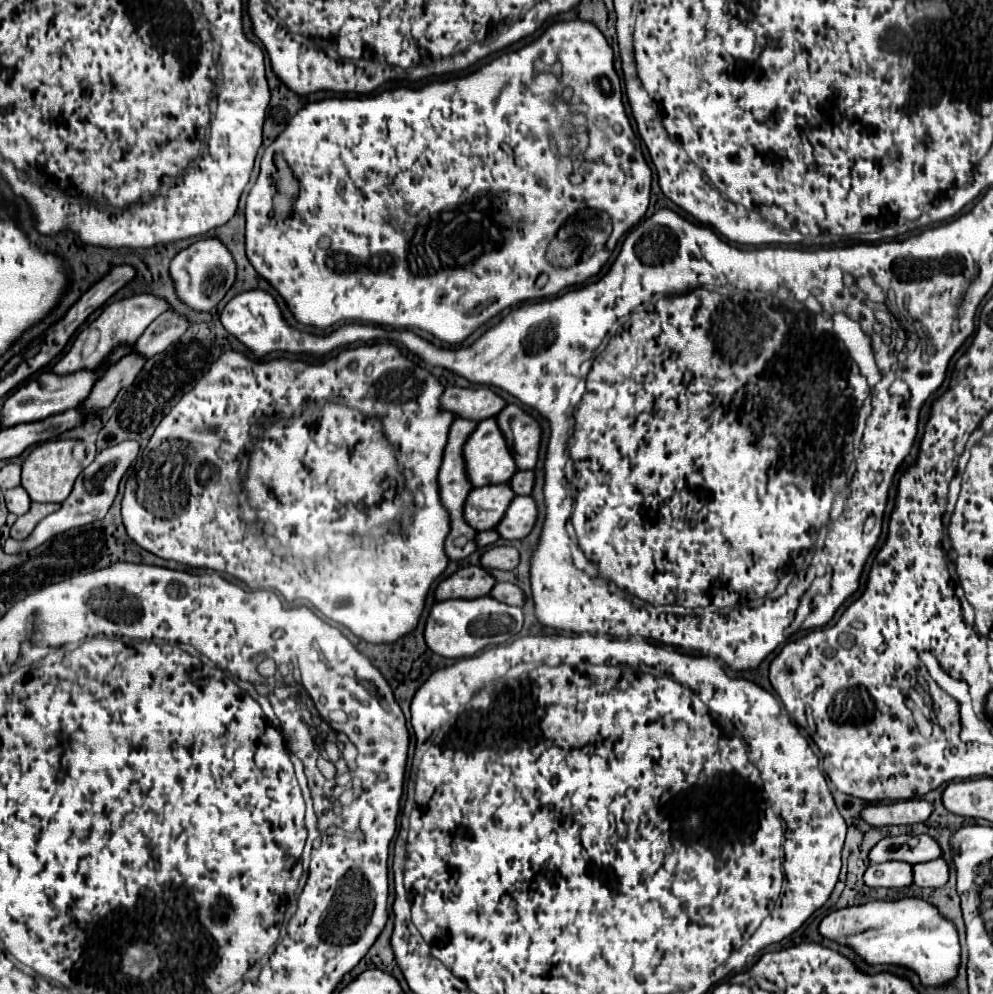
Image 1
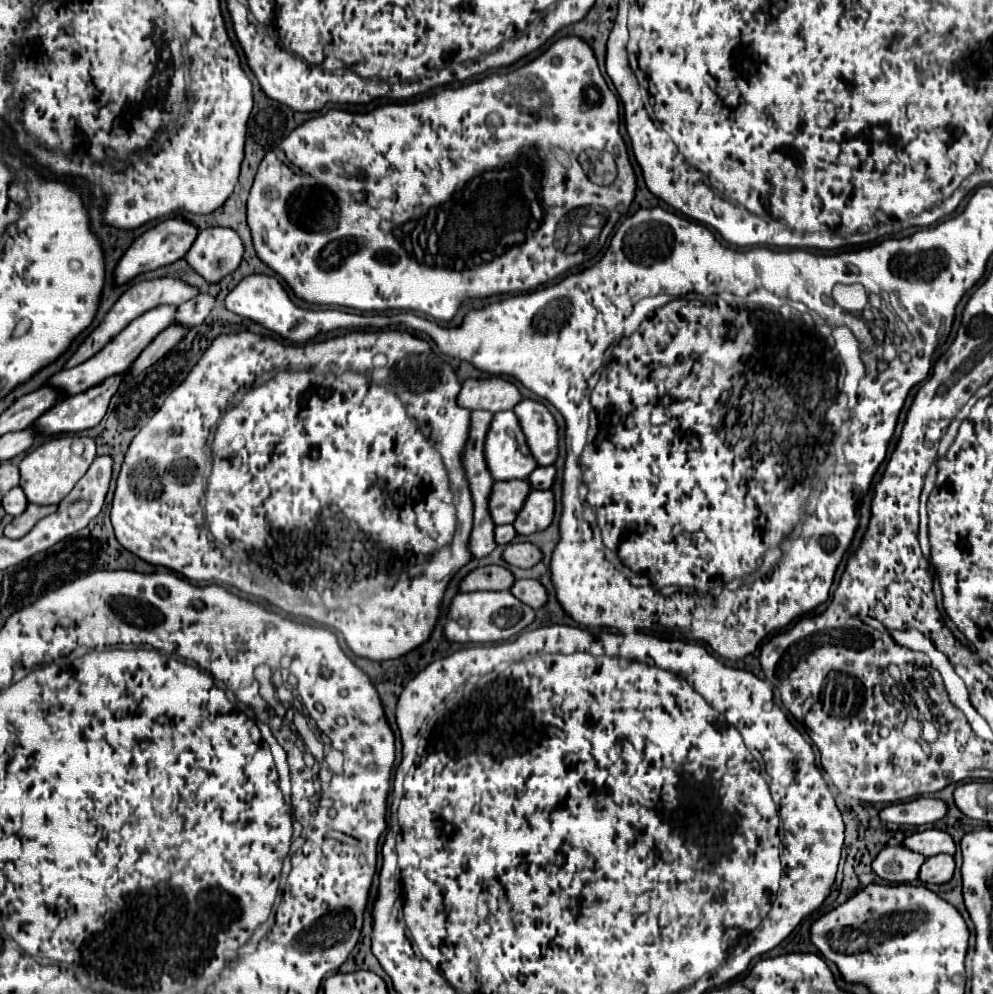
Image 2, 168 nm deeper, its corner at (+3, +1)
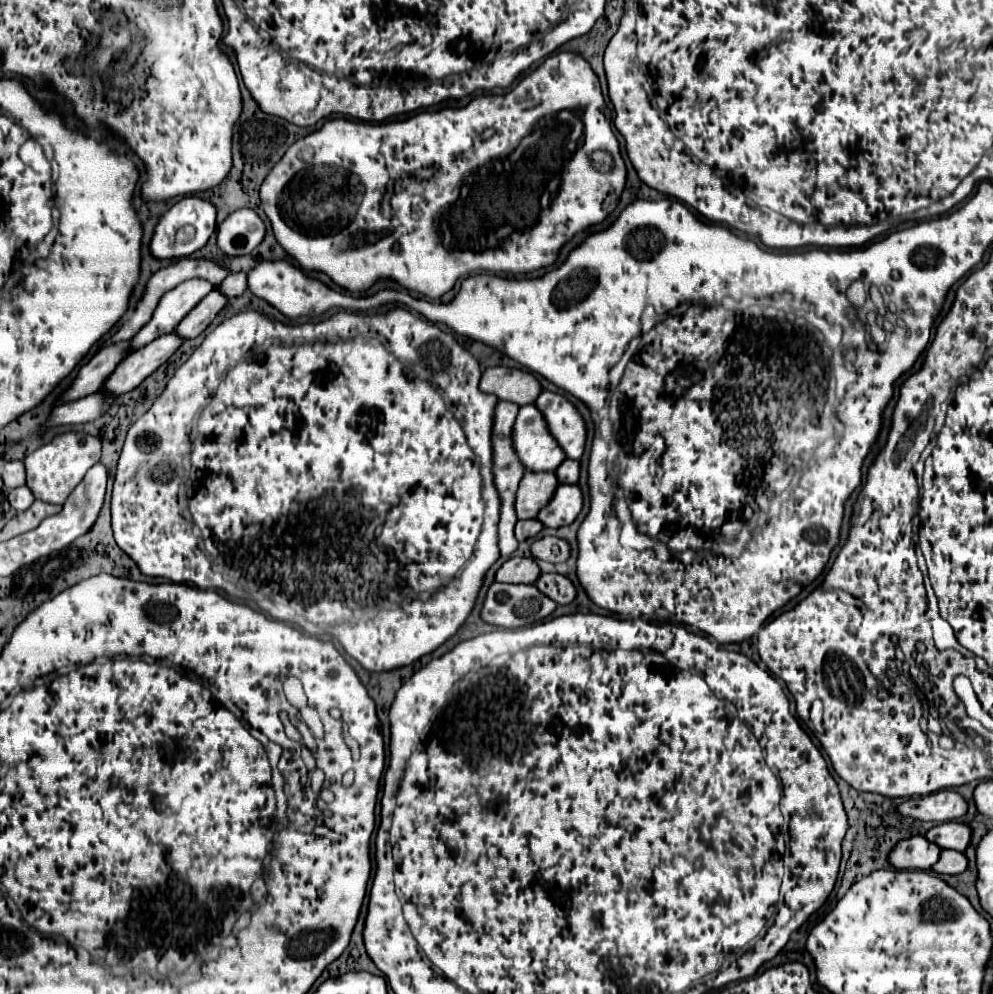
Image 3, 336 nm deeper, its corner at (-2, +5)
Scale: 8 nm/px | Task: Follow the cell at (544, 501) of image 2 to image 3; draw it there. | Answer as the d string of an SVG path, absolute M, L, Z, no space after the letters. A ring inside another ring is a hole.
M559 485L557 493L553 495L553 499L549 501L549 505L545 507L545 511L541 509L541 513L537 515L537 519L551 529L559 529L565 525L571 525L577 515L583 509L583 493L577 485Z

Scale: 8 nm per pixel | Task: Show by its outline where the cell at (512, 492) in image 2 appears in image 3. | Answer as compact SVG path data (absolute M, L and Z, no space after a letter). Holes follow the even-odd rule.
M527 471L525 477L521 479L519 491L517 491L517 501L515 501L517 517L535 519L537 513L549 503L549 499L553 499L557 487L559 487L559 483L557 483L555 473Z

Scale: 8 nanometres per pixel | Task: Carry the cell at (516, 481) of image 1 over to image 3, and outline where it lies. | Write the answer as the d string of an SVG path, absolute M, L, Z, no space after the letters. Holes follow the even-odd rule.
M565 459L561 463L561 467L557 469L557 477L559 477L559 483L577 483L579 481L579 461L573 461L573 459Z

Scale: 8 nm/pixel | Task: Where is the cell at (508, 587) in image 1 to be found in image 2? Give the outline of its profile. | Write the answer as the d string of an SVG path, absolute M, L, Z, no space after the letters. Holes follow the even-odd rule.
M516 579L510 593L532 609L540 609L546 603L546 589L532 579Z

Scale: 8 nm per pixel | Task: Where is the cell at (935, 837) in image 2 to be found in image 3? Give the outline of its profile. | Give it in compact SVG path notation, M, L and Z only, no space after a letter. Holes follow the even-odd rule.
M941 823L935 825L933 829L927 831L927 839L937 843L941 849L957 849L957 851L965 851L971 843L971 827L965 823Z

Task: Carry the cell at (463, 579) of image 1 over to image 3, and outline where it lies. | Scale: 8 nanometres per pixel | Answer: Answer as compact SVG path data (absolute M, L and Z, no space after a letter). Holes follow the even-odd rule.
M511 557L495 575L501 583L535 583L541 575L539 565L533 557Z

